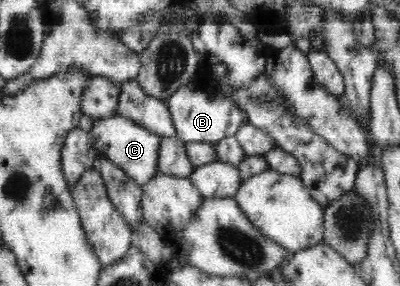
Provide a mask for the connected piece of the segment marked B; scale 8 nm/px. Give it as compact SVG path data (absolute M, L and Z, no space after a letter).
M189 83L179 91L173 93L167 100L167 107L176 137L183 143L216 143L225 138L234 136L241 125L249 124L245 111L237 107L237 103L230 102L229 98L217 90L195 83Z

